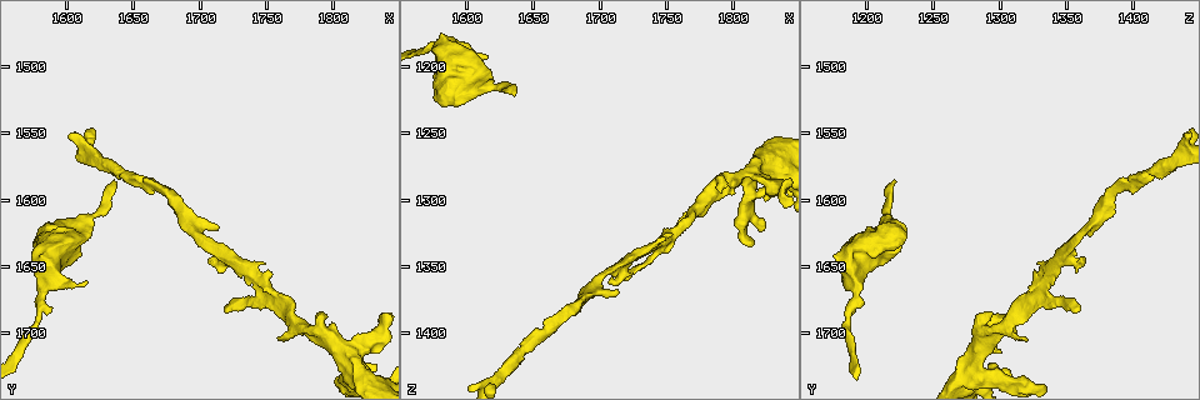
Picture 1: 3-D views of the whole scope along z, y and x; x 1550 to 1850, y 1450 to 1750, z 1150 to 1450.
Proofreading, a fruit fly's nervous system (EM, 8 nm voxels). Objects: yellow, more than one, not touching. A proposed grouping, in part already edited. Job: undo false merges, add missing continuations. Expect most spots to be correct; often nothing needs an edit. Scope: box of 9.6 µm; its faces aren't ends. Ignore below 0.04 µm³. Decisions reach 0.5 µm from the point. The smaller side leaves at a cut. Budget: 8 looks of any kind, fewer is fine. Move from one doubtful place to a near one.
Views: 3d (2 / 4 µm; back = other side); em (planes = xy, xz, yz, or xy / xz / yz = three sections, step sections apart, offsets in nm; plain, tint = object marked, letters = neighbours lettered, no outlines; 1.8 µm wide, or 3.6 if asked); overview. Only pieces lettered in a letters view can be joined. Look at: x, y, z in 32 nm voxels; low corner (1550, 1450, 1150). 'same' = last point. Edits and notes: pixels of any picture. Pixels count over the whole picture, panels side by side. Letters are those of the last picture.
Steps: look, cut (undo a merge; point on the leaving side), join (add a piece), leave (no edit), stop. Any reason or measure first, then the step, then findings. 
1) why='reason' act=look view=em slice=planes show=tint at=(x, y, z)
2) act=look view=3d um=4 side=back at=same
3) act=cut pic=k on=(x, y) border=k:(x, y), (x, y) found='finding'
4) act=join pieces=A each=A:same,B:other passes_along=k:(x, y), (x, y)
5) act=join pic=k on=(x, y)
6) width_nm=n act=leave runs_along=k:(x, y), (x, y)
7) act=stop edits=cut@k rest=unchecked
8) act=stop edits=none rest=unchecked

why='branch stops here' act=look view=3d um=4 at=(1708, 1646, 1362)

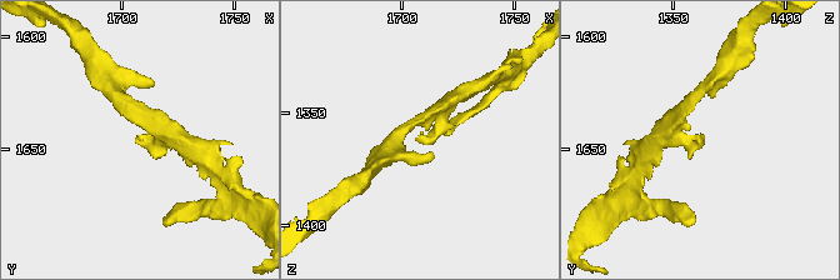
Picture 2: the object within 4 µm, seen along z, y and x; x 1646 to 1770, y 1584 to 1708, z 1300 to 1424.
why='shape alone is not enough' act=look view=em slice=planes show=letters at=(1707, 1647, 1362)

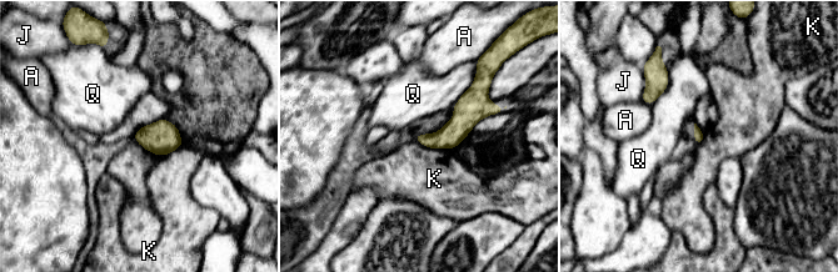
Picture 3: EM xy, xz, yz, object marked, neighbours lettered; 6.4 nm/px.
act=leave each=A:other,J:other,K:other,Q:other border=3:(133, 137), (158, 155), (183, 145) found='none of them fits'

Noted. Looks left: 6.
why='four arms meet' act=look view=em slice=planes show=tint at=(1818, 1728, 1278)

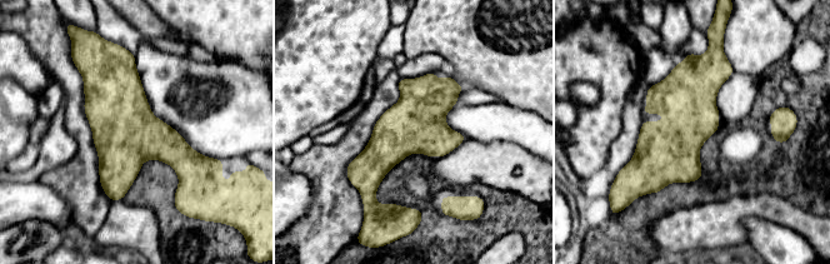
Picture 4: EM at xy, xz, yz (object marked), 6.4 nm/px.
why='what lies round it' act=look view=em slice=planes show=letters at=same

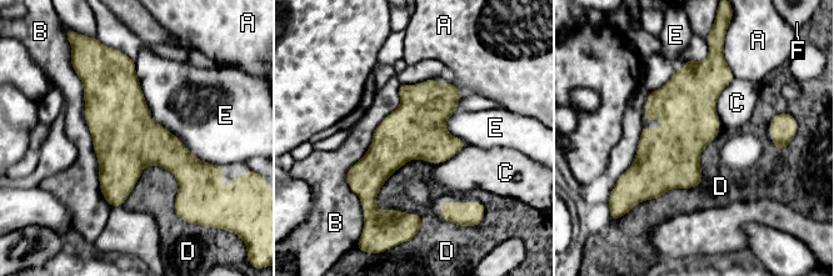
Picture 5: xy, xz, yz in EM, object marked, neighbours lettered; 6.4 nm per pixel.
act=leave each=A:other,B:other,C:other,D:other,E:other,F:other border=5:(720, 131), (699, 185), (638, 204) found='all the same cell'

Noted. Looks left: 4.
why='an open end' act=look view=3d um=2 at=(1616, 1662, 1194)

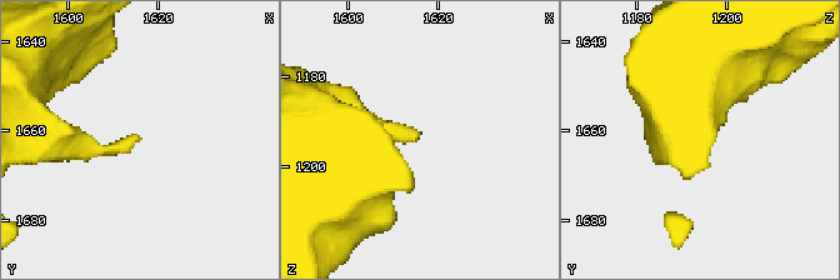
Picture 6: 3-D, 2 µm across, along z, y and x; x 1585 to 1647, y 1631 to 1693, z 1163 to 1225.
act=look view=em slice=yz step=4 show=plain at=(1615, 1661, 1194)

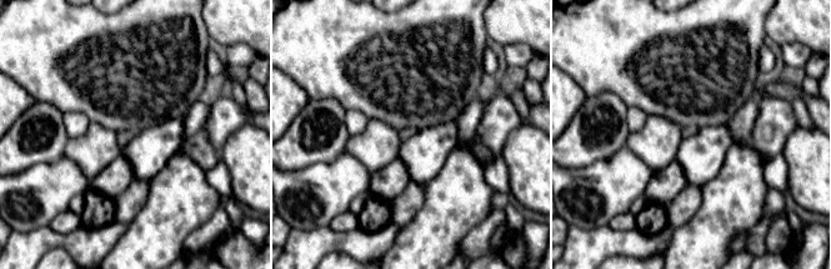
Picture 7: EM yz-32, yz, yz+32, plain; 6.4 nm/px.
act=look view=em slice=yz step=4 show=letters at=same

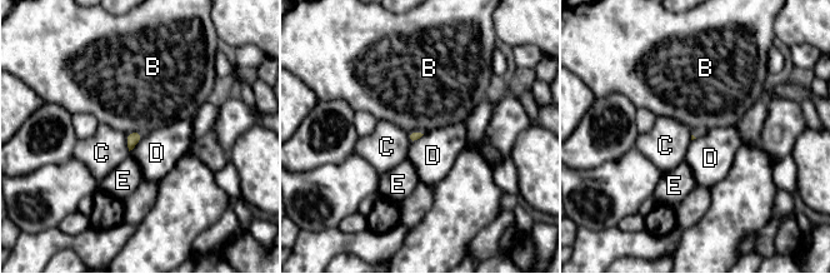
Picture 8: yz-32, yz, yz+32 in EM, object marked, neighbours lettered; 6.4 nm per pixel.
act=leave each=B:other,C:other,D:other,E:other found='no lettered piece goes on from it'

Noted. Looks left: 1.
act=stop edits=none rest=unchecked

